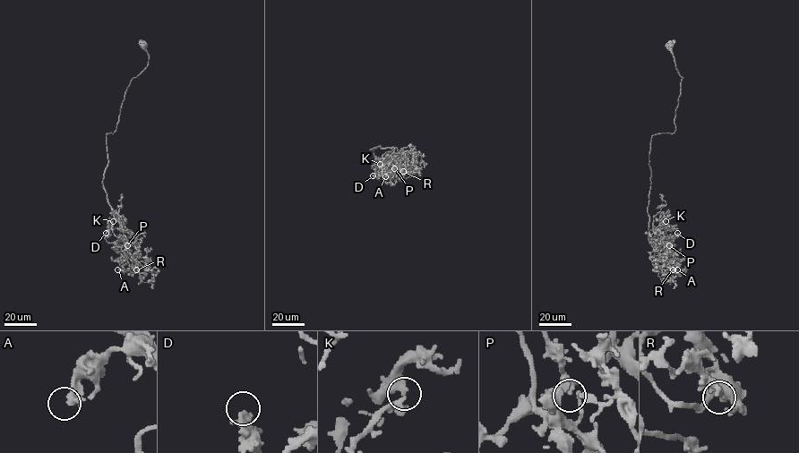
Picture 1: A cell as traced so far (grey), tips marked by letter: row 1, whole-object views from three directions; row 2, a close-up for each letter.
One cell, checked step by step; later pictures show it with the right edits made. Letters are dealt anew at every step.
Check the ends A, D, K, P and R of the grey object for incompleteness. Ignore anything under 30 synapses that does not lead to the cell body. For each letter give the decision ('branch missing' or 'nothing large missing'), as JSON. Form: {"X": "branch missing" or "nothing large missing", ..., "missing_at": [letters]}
{"A": "nothing large missing", "D": "nothing large missing", "K": "branch missing", "P": "nothing large missing", "R": "nothing large missing", "missing_at": ["K"]}

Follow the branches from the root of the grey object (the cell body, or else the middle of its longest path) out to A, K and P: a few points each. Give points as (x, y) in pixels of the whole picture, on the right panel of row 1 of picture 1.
A: (669, 47), (683, 78), (681, 94), (674, 132), (652, 136), (648, 211), (650, 244), (661, 260), (677, 269)
K: (669, 47), (683, 78), (674, 132), (654, 134), (650, 143), (648, 211), (651, 243), (665, 221)
P: (669, 47), (683, 78), (681, 94), (674, 132), (652, 136), (648, 208), (649, 242), (655, 247), (669, 245)

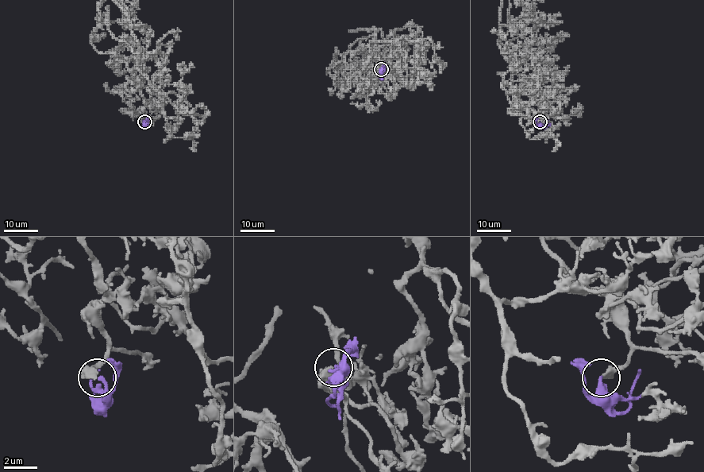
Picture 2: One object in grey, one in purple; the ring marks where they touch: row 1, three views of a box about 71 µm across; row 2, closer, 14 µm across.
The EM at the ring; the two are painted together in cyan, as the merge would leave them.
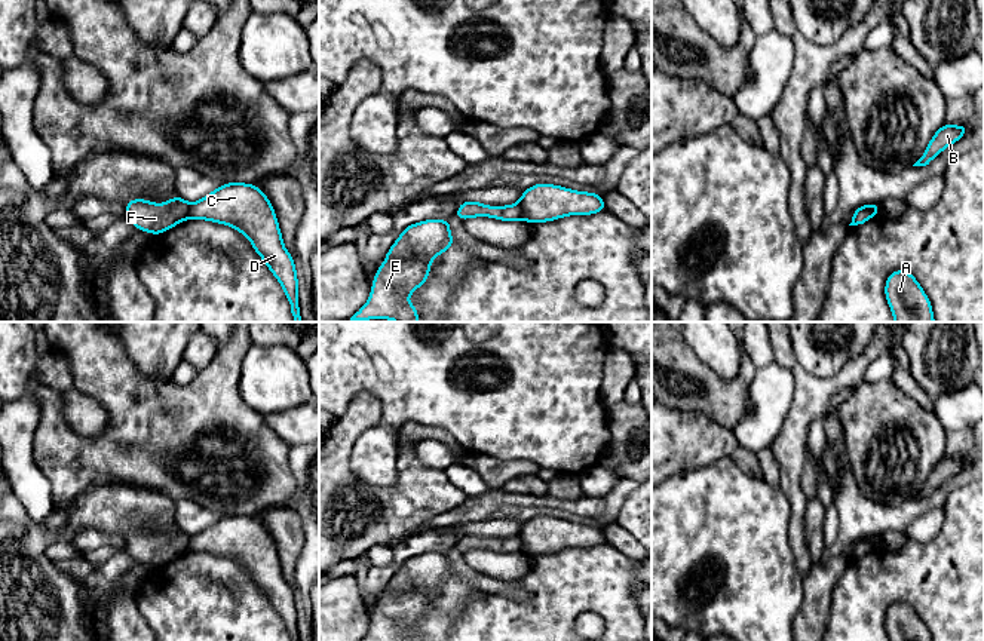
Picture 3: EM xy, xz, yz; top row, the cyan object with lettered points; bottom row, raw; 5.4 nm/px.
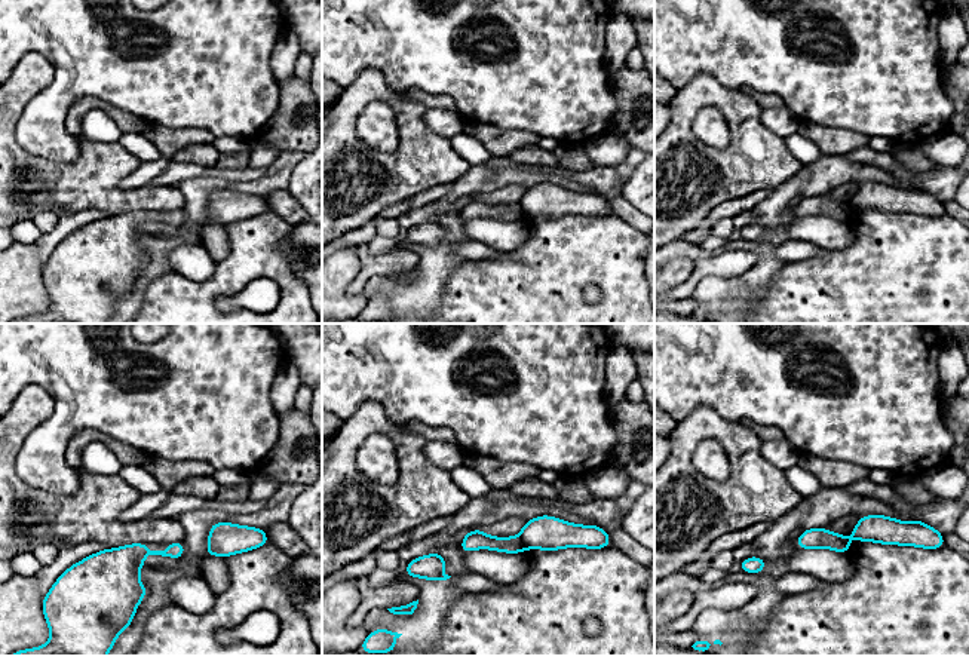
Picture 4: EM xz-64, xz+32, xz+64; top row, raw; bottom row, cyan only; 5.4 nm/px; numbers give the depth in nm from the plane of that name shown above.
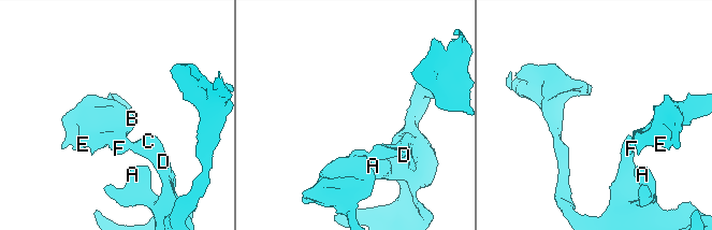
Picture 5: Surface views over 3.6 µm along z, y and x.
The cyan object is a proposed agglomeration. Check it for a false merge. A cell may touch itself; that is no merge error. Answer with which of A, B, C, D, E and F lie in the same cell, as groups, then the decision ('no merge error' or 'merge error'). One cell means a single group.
A C D / B E F; merge error

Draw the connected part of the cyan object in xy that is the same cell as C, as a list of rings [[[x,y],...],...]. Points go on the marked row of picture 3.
[[[245,183],[223,184],[203,199],[188,205],[187,218],[227,224],[246,236],[281,282],[294,322],[301,322],[294,257],[283,246],[275,209],[260,187]]]

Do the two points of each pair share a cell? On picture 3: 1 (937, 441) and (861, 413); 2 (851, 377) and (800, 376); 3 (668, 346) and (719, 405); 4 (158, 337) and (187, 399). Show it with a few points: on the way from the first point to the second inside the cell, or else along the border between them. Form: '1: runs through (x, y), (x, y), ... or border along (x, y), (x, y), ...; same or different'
1: runs through (917, 422), (907, 413), (880, 413); same
2: runs through (839, 382), (836, 385), (812, 385); same
3: runs through (683, 361), (707, 383), (710, 390); same
4: border along (137, 367), (149, 377), (171, 377); different

